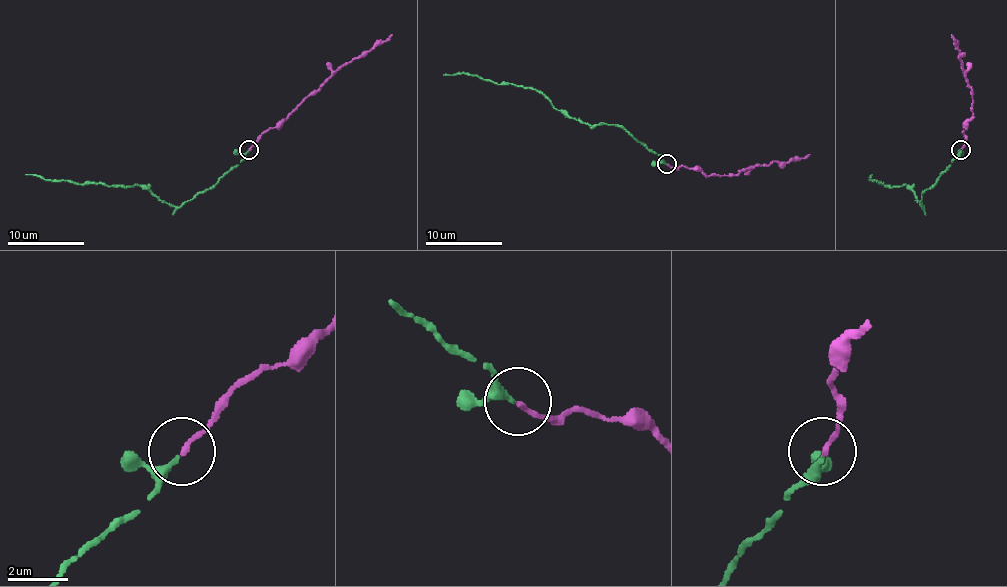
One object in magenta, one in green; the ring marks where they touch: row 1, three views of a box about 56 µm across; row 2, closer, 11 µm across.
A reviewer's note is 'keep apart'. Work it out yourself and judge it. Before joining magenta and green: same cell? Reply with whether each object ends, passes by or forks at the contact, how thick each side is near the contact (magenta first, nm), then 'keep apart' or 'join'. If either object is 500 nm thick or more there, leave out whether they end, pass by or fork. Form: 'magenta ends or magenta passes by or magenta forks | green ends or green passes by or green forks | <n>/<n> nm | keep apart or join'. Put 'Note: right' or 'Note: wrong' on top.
Note: wrong
magenta ends | green passes by | 150/180 nm | join

